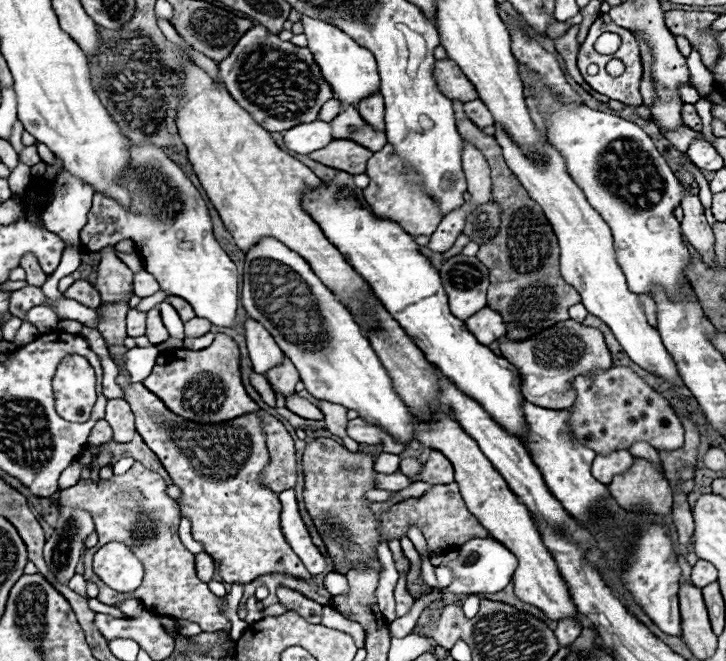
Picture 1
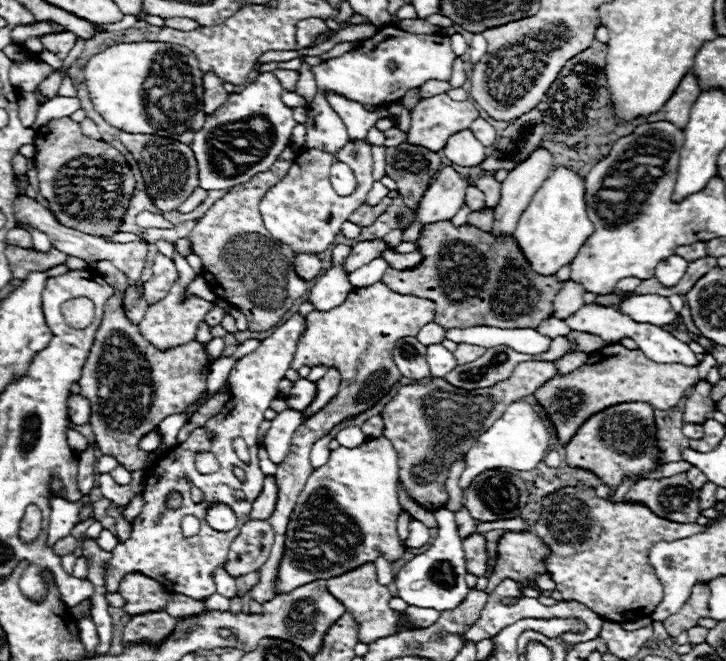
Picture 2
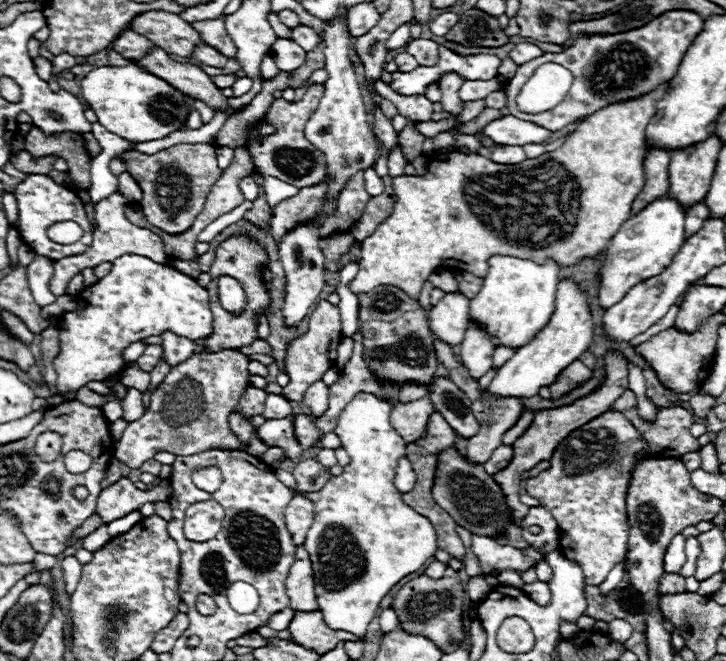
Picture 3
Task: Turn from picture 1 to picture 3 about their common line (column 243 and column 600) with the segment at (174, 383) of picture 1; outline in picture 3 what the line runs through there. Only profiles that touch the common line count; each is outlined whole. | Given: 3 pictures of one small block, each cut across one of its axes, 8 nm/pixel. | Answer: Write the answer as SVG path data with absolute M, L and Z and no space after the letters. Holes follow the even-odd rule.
M610 350L606 356L604 356L604 382L588 396L580 398L580 400L574 400L572 404L568 406L560 406L560 408L548 408L548 410L536 410L534 412L534 420L532 424L528 426L528 430L512 444L512 450L514 450L514 456L512 456L512 462L508 464L508 468L504 468L500 474L494 476L496 482L500 482L506 498L508 498L508 506L512 506L512 518L516 518L516 522L520 522L526 514L528 514L528 506L524 506L520 500L518 500L518 490L520 490L520 480L518 480L518 474L524 472L524 470L530 470L534 468L538 462L542 460L550 460L556 446L574 430L578 430L580 426L588 424L590 420L598 418L600 414L608 412L612 408L612 404L624 394L624 390L628 390L628 370L626 370L626 362L622 360L620 354L616 354L614 350Z

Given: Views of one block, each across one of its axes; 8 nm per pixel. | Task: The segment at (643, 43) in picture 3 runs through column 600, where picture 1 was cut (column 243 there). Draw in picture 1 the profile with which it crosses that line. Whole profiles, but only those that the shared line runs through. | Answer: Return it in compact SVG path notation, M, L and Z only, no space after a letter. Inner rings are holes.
M252 26L234 46L234 50L218 64L220 80L232 98L248 110L260 126L268 132L284 132L300 122L314 122L324 106L332 98L332 88L324 82L320 66L308 48L300 48L292 42L280 40L278 34L266 26Z

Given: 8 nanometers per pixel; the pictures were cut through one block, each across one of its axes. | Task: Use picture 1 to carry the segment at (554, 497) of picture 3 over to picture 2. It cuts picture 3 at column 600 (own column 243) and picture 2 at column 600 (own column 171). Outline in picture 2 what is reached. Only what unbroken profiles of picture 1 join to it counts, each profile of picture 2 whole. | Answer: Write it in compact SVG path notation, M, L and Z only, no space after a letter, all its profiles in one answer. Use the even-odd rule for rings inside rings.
M624 402L592 414L566 444L566 464L592 470L606 486L618 486L626 476L656 468L654 410L646 402Z

